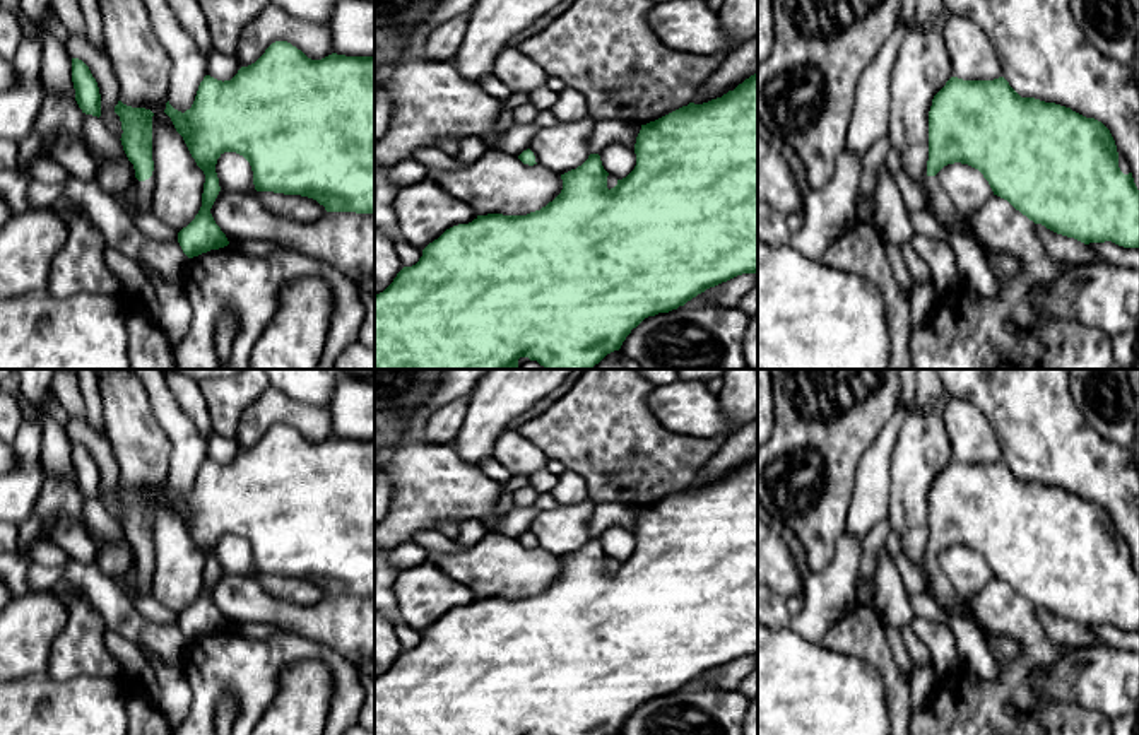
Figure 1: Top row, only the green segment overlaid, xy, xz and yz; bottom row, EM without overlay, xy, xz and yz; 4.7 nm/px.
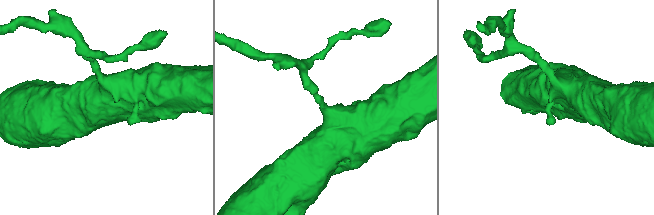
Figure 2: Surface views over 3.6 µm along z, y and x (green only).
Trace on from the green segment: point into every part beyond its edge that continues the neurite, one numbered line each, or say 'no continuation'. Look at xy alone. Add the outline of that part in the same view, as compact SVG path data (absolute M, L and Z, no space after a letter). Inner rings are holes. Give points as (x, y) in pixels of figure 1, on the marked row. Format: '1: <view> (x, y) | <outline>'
1: xy (141, 199) | M154 178L137 183L137 190L130 193L132 210L135 214L147 214L154 195Z

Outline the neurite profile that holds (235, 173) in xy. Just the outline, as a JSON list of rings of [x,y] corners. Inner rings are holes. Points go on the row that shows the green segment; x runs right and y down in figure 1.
[[[236,152],[221,154],[215,173],[221,190],[257,195],[251,166],[243,156]]]

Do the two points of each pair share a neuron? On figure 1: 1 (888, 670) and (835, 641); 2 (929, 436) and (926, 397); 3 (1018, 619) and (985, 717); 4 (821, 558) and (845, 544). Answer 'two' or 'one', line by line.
1: one
2: two
3: one
4: two

